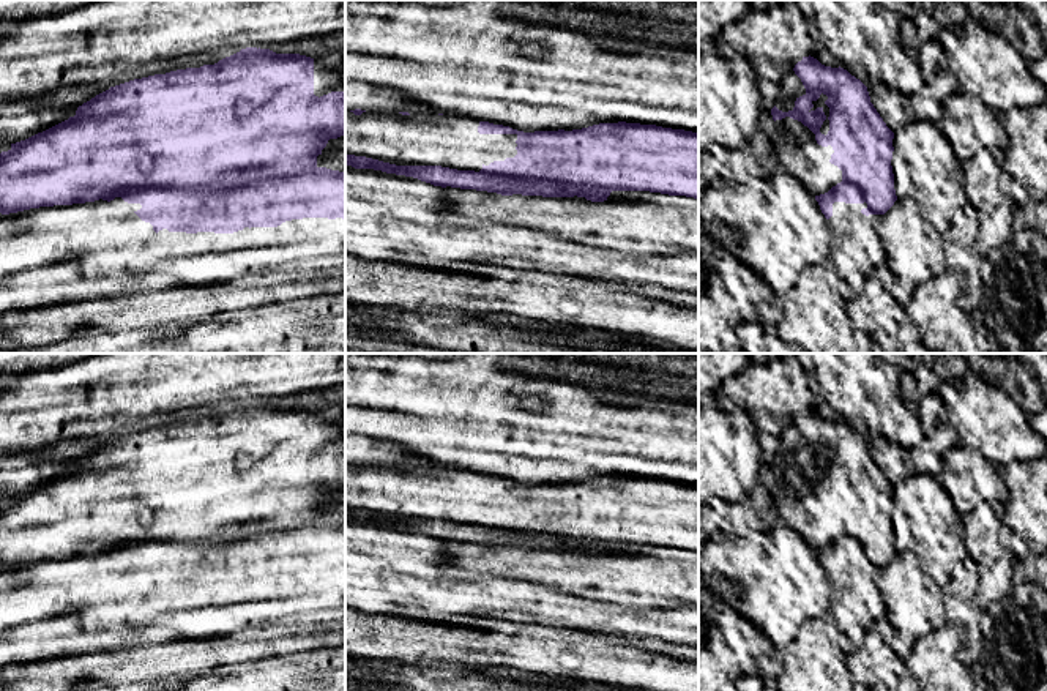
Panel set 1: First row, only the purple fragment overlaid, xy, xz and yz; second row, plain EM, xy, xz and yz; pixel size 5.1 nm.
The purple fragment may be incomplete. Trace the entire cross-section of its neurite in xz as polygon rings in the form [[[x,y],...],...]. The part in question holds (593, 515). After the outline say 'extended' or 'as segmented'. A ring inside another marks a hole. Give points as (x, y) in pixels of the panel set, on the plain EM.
[[[479,475],[479,487],[516,487],[517,508],[483,517],[479,525],[442,519],[396,519],[345,508],[345,519],[413,530],[434,540],[497,546],[501,549],[585,551],[604,555],[612,544],[650,544],[699,552],[699,486],[640,476],[599,476],[572,484],[524,486]]]; as segmented

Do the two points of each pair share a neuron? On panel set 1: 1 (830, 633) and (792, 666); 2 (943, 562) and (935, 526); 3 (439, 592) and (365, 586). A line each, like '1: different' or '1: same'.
1: same
2: same
3: same

